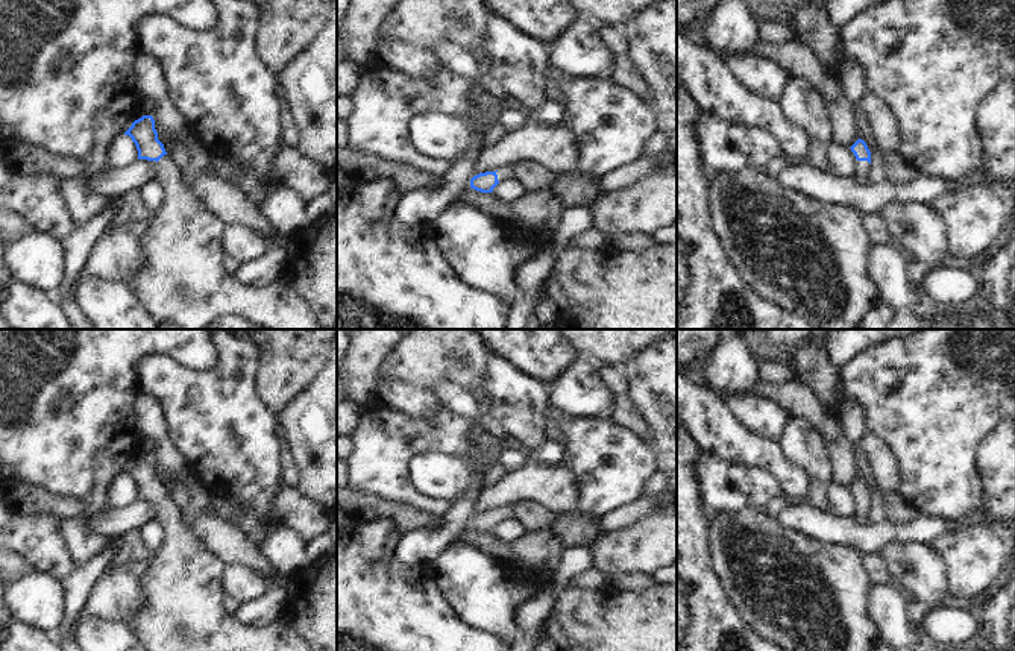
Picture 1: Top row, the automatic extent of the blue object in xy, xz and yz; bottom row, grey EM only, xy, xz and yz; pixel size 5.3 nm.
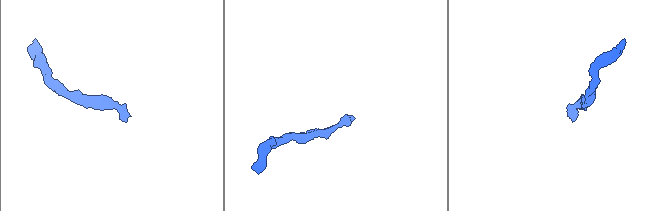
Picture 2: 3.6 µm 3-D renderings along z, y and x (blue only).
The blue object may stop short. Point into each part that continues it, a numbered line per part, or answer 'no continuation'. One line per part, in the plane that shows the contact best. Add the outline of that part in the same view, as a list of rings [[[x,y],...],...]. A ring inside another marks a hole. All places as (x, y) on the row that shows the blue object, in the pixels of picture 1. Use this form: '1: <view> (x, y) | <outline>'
1: yz (862, 175) | [[[857,161],[857,168],[856,168],[856,175],[853,176],[853,179],[859,185],[868,185],[869,176],[871,176],[871,164],[868,161]]]

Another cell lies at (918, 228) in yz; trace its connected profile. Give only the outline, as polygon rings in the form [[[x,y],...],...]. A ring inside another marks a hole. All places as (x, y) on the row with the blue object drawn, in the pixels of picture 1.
[[[886,205],[880,215],[892,235],[894,246],[910,250],[933,269],[947,263],[951,250],[945,214],[933,205]]]

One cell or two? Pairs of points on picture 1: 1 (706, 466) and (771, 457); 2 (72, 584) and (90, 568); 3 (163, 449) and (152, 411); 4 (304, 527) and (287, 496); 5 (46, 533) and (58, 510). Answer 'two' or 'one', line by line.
1: two
2: one
3: one
4: one
5: two

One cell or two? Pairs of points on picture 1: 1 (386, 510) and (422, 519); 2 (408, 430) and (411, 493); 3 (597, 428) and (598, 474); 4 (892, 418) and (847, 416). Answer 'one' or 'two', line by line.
1: one
2: one
3: one
4: two

